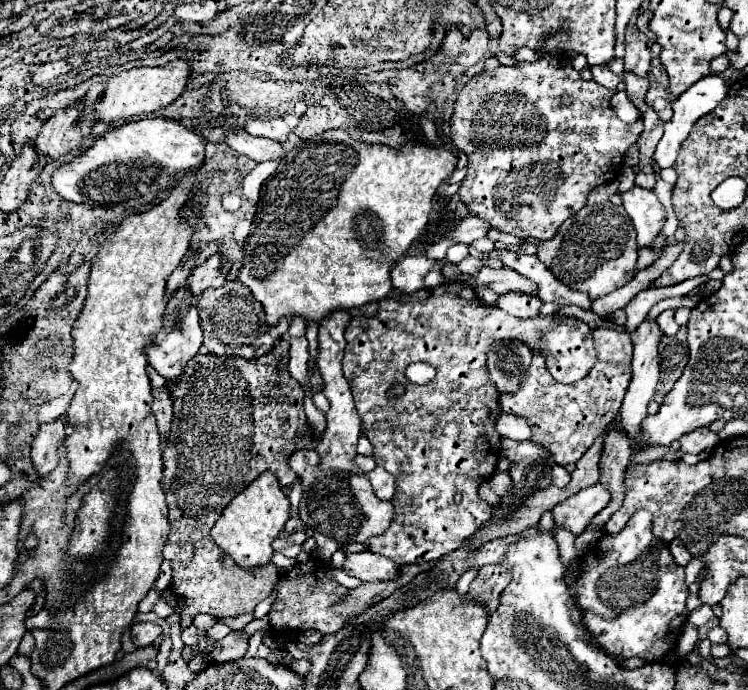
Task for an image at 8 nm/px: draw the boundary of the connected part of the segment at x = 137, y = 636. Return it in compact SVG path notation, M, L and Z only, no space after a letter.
M137 622L133 624L131 628L131 638L133 638L133 644L143 648L143 646L151 646L153 640L161 634L161 626L157 624L151 624L151 622Z

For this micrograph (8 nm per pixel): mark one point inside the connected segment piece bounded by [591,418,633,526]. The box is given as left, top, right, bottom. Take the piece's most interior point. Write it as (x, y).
(616, 452)

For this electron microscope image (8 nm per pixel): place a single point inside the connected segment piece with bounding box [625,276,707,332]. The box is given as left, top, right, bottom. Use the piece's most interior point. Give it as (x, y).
(636, 310)

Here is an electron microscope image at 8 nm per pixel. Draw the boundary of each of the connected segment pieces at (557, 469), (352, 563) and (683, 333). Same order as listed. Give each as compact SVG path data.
M553 464L553 484L559 486L559 488L563 488L563 486L569 484L569 480L571 480L571 474L563 466Z
M371 552L347 554L345 562L343 562L343 570L349 576L359 578L361 582L395 580L395 576L399 576L399 568L391 558L383 558L383 556L371 554Z
M681 326L677 336L663 336L659 344L659 356L661 356L661 378L657 384L655 400L661 402L663 396L673 388L673 384L679 380L683 368L689 360L689 348L687 348L687 328Z

